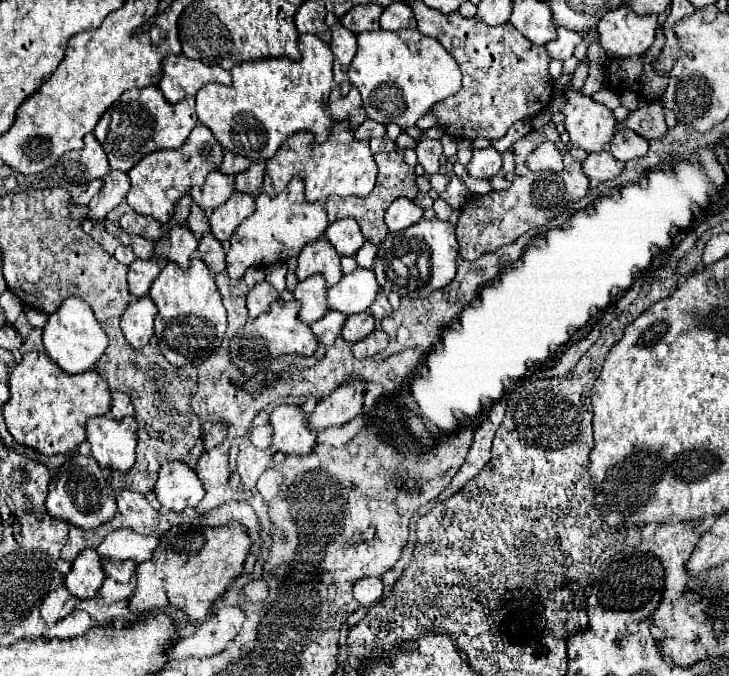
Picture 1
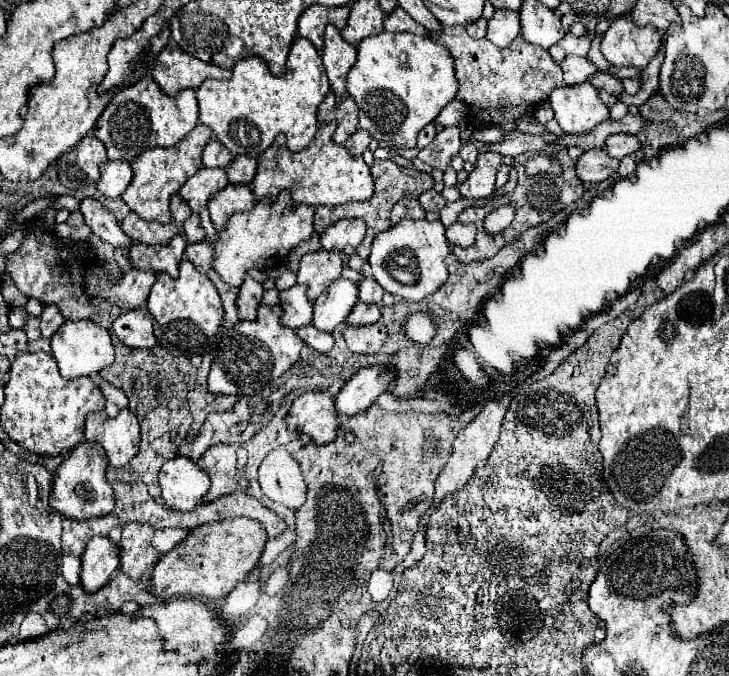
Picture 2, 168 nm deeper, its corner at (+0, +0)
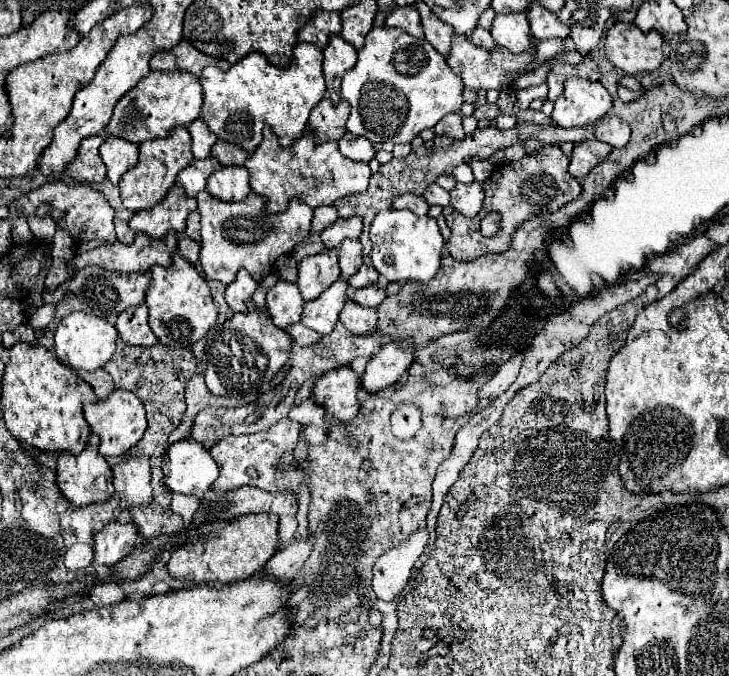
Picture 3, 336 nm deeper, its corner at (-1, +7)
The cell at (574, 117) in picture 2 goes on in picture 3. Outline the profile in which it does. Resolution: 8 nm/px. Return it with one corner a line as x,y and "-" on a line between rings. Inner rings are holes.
572,77
554,101
552,123
564,129
586,127
600,121
612,109
612,97
598,81

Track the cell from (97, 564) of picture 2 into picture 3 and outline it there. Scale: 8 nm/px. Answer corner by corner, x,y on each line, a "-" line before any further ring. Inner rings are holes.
108,523
94,537
94,561
112,567
140,543
142,537
134,523

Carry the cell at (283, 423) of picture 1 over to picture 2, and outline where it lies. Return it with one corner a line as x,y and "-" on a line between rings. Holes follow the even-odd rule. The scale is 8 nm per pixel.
305,392
297,396
289,408
295,432
309,438
311,444
327,444
337,436
337,414
333,410
333,394

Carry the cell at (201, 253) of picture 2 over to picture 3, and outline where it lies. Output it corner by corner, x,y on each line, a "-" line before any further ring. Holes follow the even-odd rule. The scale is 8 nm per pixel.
182,235
182,237
178,237
178,253
180,253
186,261
196,263
196,261
198,261
198,253
200,253
200,245
198,245
196,241
192,241
190,237

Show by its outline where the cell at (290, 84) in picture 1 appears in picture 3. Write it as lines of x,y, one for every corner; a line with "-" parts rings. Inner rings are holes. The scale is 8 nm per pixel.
298,43
294,63
288,69
274,67
260,53
250,53
228,71
220,71
214,65
206,67
200,73
199,81
204,91
202,119
208,123
210,131
214,131
218,139
240,145
248,153
260,145
262,129
266,125
272,127
282,147
298,141
304,135
312,107
326,95
322,51
308,43

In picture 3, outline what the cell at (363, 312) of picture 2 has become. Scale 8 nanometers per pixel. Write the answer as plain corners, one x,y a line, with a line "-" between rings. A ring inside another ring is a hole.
372,283
372,285
368,285
368,287
350,291
350,297
352,297
352,301
356,301
358,305
378,307
378,305
386,299
386,287
384,287
382,283

